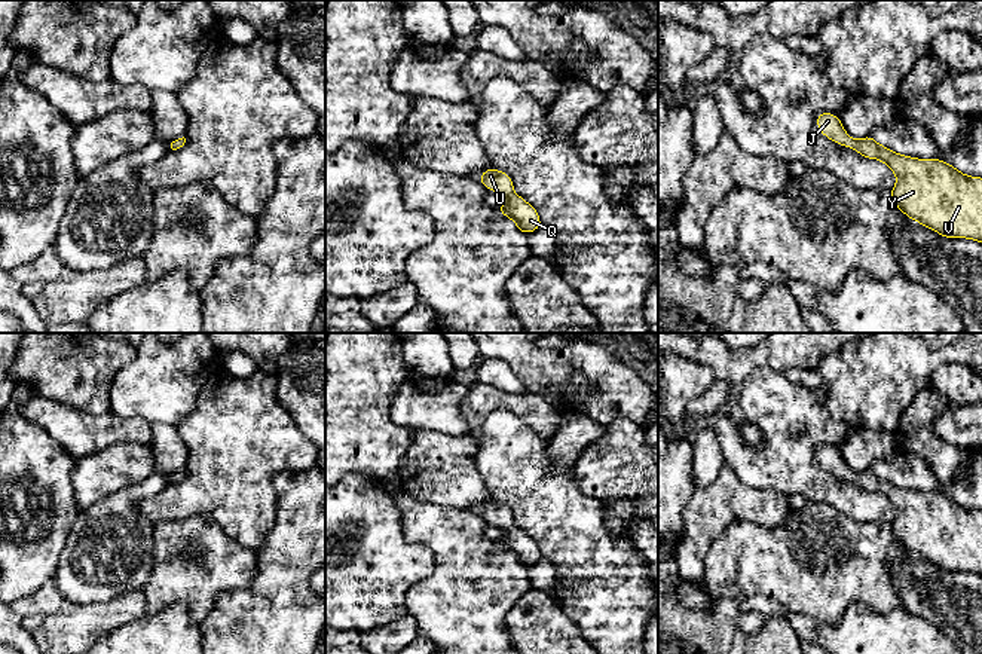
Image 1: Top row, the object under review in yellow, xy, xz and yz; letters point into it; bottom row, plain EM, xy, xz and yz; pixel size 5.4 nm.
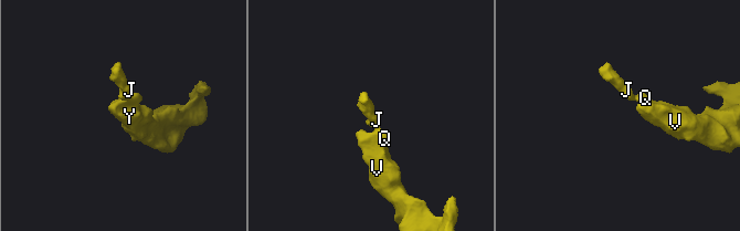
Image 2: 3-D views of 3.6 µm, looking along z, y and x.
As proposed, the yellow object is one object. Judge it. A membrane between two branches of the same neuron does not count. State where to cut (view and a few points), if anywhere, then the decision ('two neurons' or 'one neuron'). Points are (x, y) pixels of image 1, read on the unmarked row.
cut none; one neuron

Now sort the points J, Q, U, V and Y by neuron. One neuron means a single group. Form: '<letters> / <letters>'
J Q U V Y

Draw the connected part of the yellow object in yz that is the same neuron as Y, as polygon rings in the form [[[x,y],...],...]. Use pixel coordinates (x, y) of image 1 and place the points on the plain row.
[[[817,446],[819,464],[839,479],[884,495],[897,510],[890,528],[909,551],[945,571],[982,575],[982,510],[970,510],[940,492],[894,486],[871,468],[853,473],[833,446]]]

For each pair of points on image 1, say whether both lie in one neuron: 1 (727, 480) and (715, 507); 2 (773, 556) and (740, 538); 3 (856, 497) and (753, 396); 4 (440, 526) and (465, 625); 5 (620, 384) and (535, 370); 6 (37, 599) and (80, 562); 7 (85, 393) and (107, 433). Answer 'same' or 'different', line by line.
1: same
2: same
3: same
4: same
5: same
6: different
7: different

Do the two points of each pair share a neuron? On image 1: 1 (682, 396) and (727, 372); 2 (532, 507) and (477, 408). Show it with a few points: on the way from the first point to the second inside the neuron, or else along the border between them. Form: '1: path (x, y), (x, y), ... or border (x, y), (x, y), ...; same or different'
1: border (685, 358), (706, 364), (716, 378); different
2: border (513, 410), (495, 409), (488, 415), (476, 454); different

